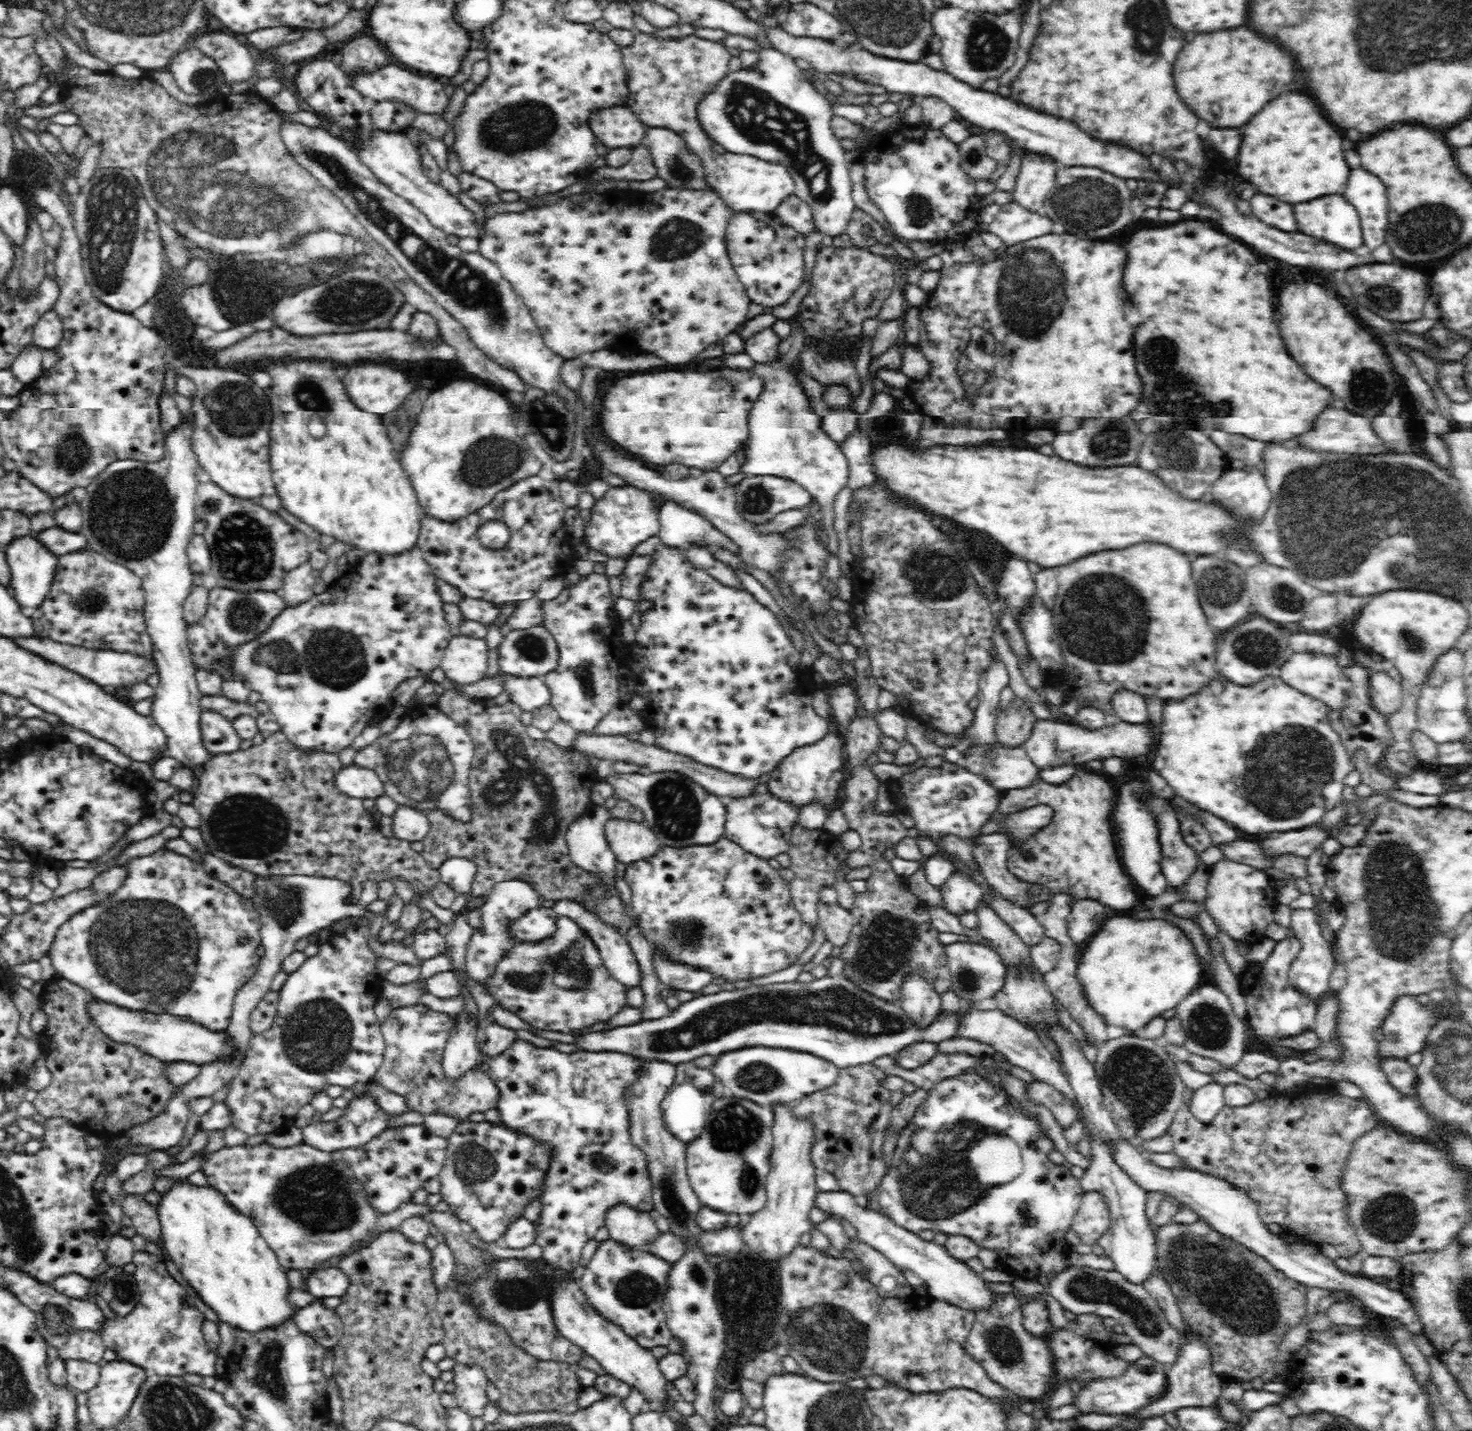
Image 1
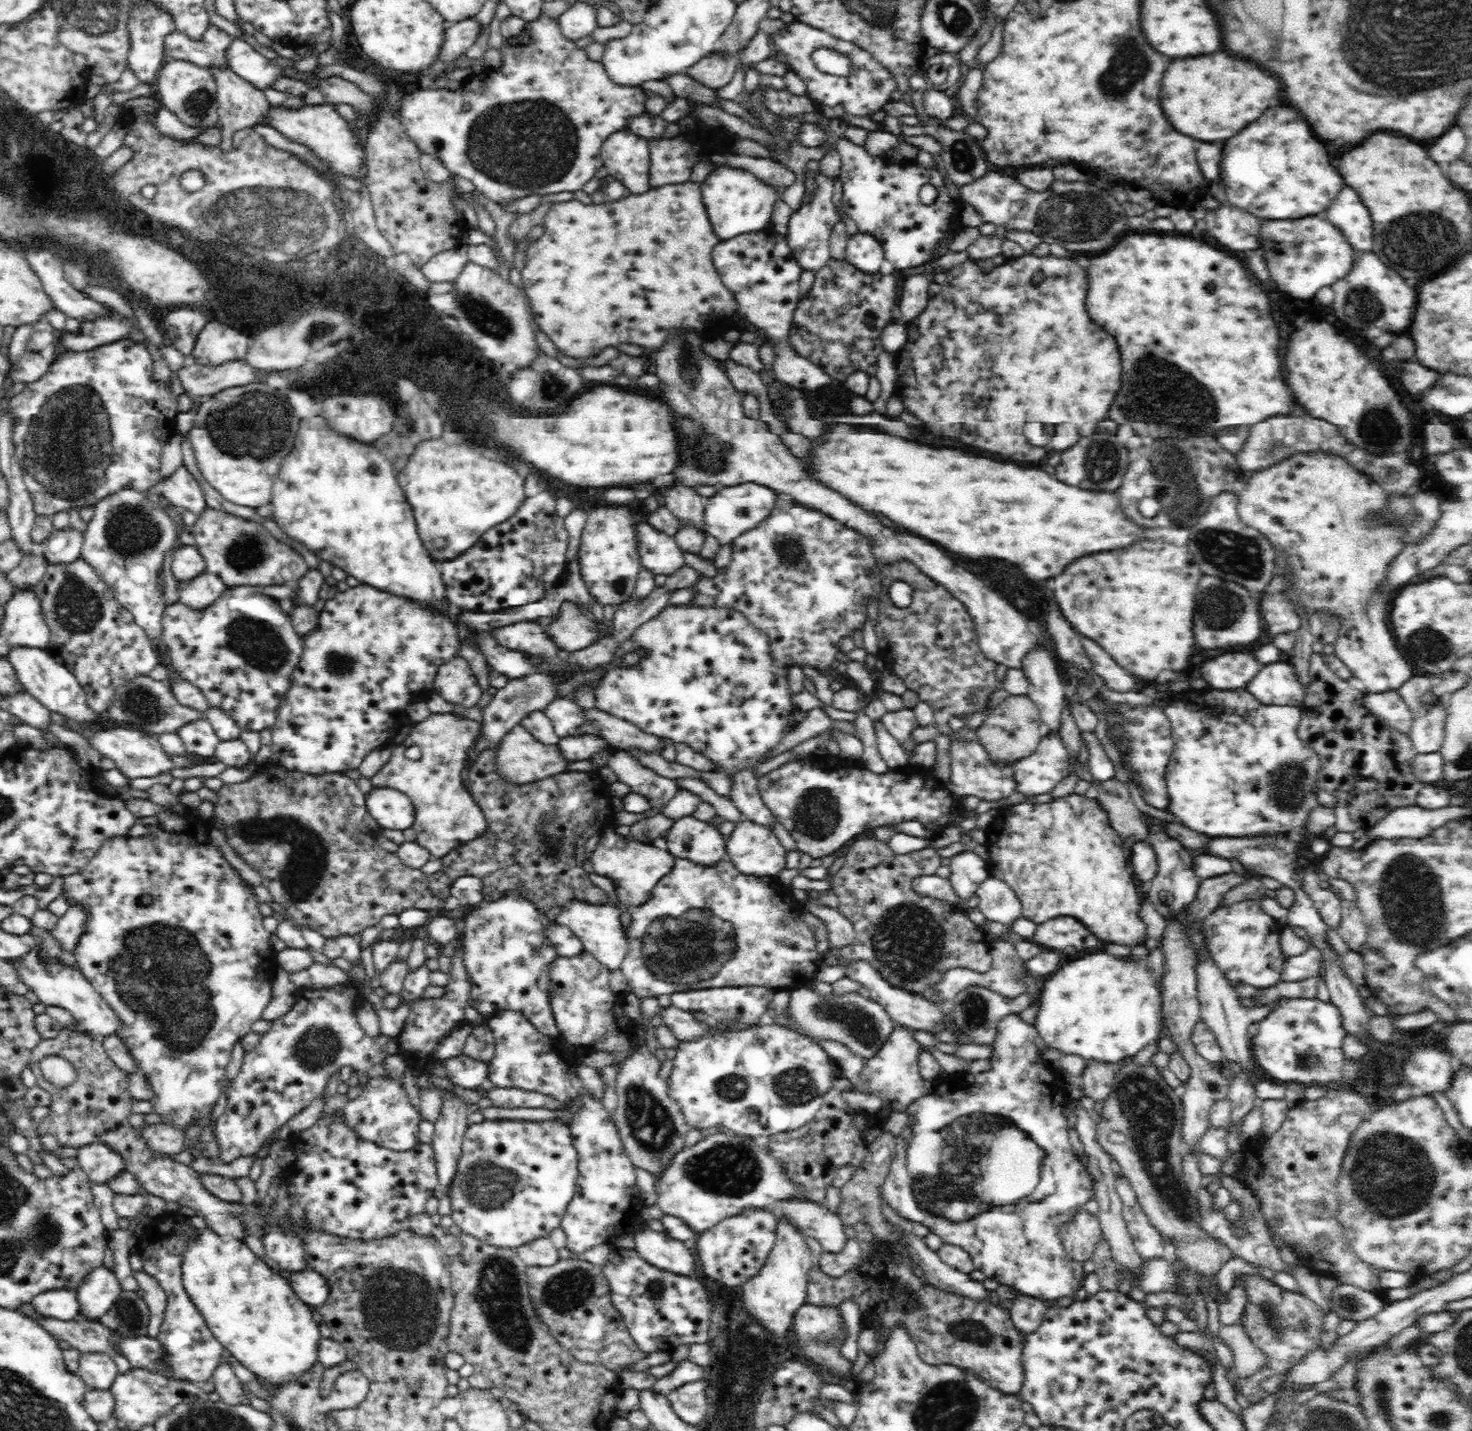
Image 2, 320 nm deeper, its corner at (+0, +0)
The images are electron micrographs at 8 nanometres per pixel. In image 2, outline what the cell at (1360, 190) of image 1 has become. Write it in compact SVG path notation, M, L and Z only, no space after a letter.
M1344 188L1338 196L1338 204L1328 206L1328 218L1342 229L1355 251L1368 251L1374 248L1374 230L1368 208L1362 204L1358 192Z

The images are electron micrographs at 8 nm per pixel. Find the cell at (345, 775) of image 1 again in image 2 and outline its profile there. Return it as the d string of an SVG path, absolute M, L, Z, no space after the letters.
M373 787L365 794L365 804L369 816L382 829L404 831L414 822L414 807L398 790Z

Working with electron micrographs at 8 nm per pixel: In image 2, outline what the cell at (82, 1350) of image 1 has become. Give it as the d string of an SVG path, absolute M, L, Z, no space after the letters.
M106 1351L80 1352L77 1375L86 1386L108 1389L119 1372L114 1358Z

